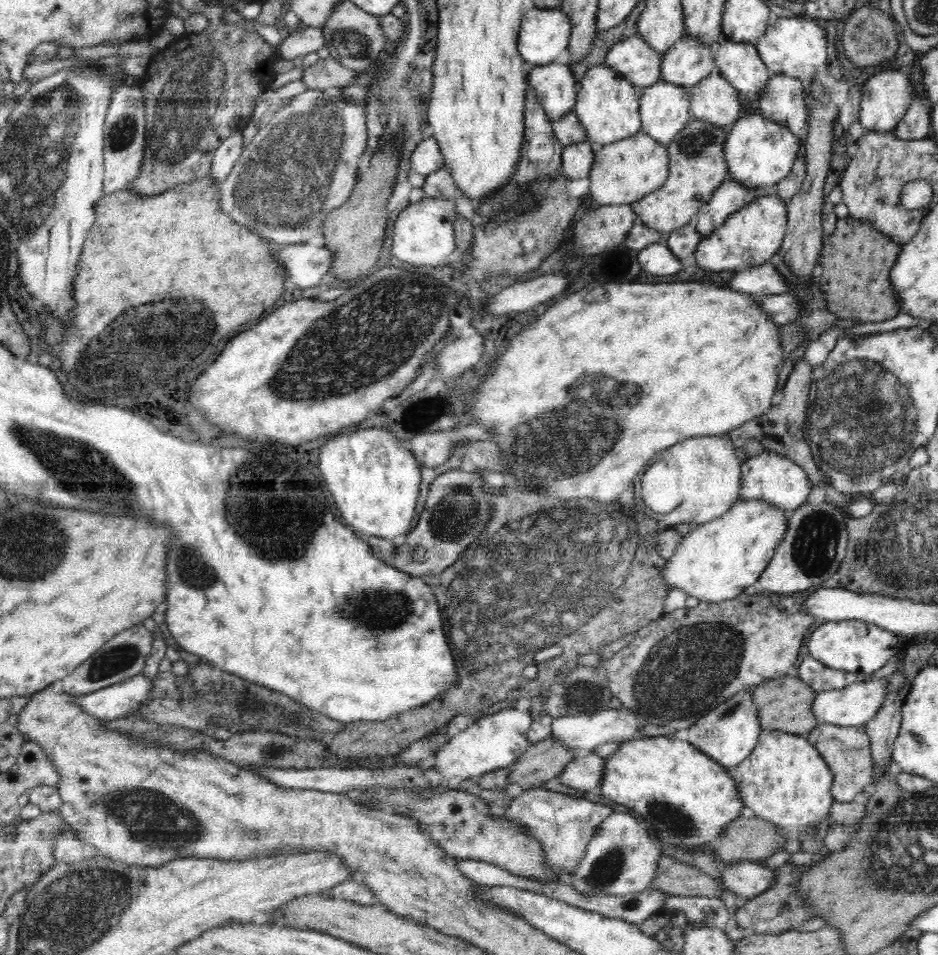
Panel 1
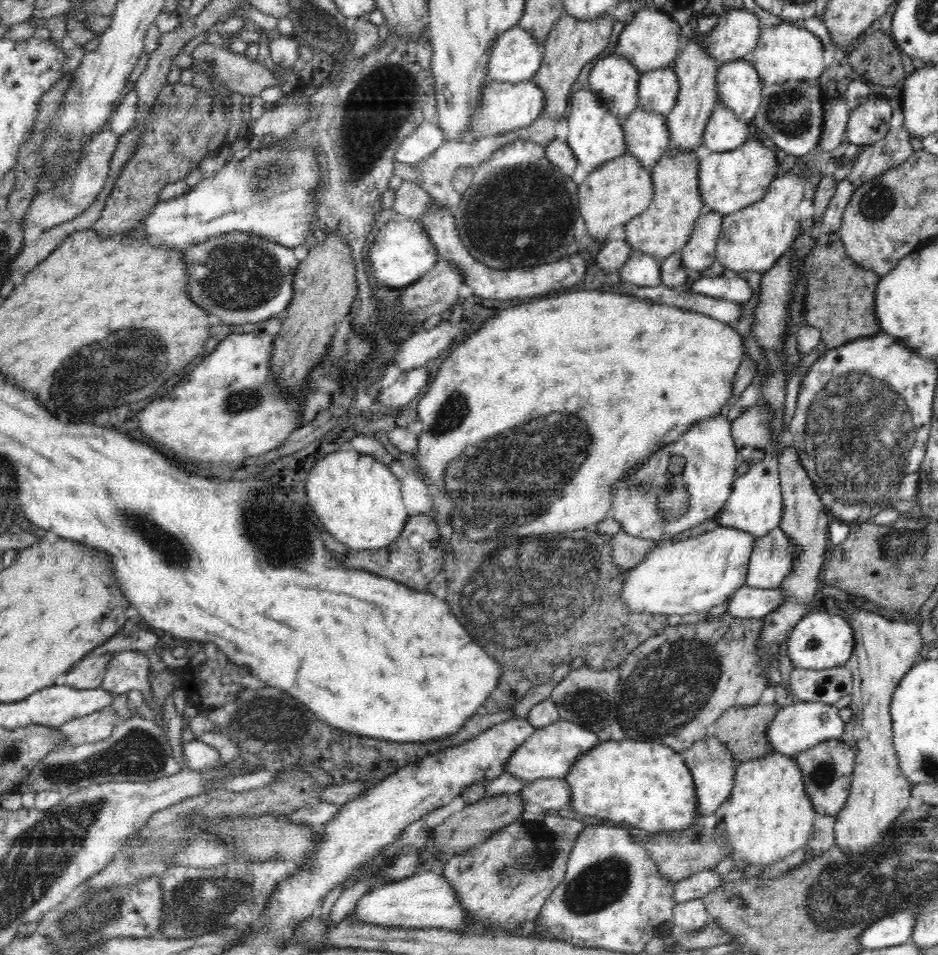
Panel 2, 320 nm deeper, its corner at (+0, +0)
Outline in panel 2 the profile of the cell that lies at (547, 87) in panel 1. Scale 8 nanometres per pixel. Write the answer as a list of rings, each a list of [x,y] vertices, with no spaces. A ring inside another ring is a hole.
[[[531,79],[512,84],[511,82],[490,82],[481,90],[479,107],[471,120],[469,139],[482,136],[501,135],[517,128],[527,127],[543,114],[545,94]]]

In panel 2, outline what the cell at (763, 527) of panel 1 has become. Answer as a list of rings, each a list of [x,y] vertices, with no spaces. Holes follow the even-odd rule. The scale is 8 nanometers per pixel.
[[[717,526],[696,537],[687,537],[677,542],[660,543],[652,549],[642,562],[629,569],[620,591],[621,601],[638,614],[699,614],[703,615],[713,606],[728,600],[734,591],[745,584],[746,567],[749,565],[756,536],[749,532]]]

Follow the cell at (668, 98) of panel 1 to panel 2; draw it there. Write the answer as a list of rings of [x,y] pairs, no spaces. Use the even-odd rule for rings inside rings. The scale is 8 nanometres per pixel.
[[[632,111],[623,118],[625,153],[635,156],[644,168],[652,168],[669,149],[669,130],[664,114]]]

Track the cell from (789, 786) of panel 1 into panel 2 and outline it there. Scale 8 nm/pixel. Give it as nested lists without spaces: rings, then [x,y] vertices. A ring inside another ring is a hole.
[[[779,753],[737,765],[733,789],[720,807],[714,814],[715,828],[725,834],[729,857],[764,866],[786,860],[798,848],[806,848],[818,818],[806,796],[795,758]]]

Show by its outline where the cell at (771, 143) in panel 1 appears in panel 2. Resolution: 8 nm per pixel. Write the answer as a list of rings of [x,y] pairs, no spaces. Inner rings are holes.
[[[754,135],[734,150],[710,153],[699,164],[698,186],[703,202],[701,216],[709,213],[732,215],[762,200],[778,174],[779,164],[772,147],[756,140]]]

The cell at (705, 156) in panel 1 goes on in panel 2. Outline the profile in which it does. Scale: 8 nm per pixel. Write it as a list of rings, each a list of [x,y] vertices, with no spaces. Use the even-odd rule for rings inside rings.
[[[669,148],[652,167],[652,184],[655,192],[650,207],[624,226],[626,239],[632,250],[668,259],[686,246],[695,228],[696,220],[703,208],[698,186],[699,165],[694,150],[672,150]]]

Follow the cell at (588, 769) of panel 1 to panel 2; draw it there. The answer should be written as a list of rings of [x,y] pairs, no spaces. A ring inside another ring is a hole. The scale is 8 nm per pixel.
[[[540,778],[526,783],[519,790],[524,805],[536,804],[543,812],[555,812],[570,804],[571,792],[563,778]]]

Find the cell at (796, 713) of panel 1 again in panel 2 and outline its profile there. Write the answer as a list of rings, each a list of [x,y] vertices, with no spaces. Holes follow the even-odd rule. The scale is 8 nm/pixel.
[[[756,704],[748,707],[731,707],[714,724],[713,736],[718,738],[718,743],[728,749],[736,765],[757,759],[764,759],[772,753],[772,745],[768,743],[767,728],[772,723],[780,710],[774,704]]]

